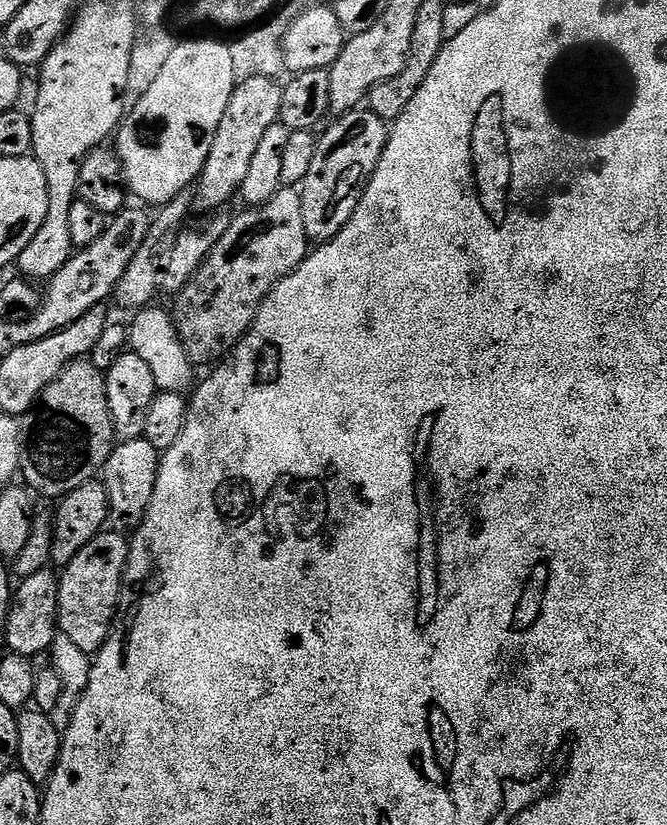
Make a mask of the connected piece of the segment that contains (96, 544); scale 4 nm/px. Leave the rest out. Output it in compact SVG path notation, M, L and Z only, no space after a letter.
M105 530L59 573L59 621L63 636L70 638L78 650L99 653L107 642L120 607L124 570L128 567L129 541L115 530Z

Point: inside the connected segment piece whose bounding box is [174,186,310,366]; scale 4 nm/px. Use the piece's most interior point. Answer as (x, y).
(213, 312)

